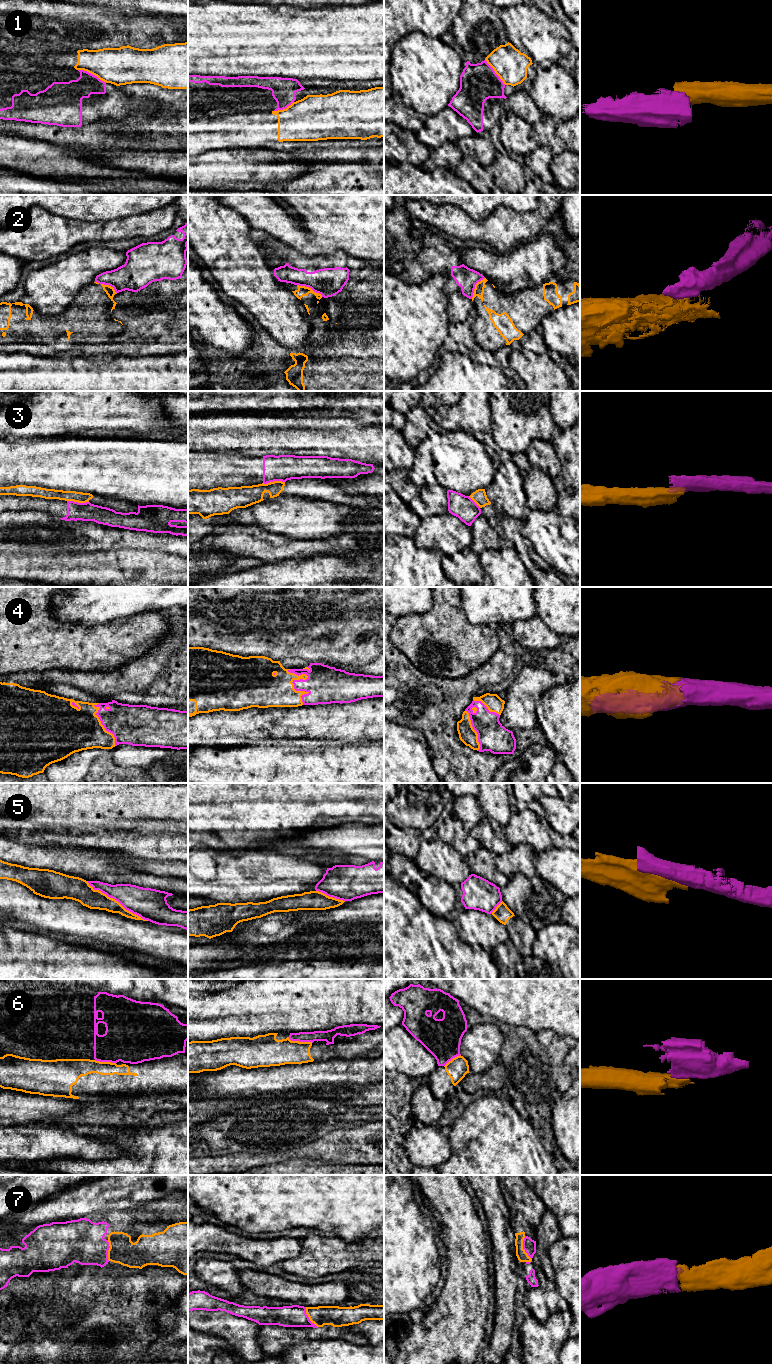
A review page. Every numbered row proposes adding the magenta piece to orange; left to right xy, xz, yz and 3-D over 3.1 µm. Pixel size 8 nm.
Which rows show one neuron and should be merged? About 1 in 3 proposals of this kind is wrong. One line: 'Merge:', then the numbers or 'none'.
Merge: 4, 7

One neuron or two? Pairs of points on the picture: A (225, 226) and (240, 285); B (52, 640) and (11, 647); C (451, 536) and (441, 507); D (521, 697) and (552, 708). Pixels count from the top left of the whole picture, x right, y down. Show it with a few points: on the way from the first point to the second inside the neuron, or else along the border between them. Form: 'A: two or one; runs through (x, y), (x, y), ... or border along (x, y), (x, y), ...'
A: one; runs through (225, 241), (240, 270)
B: one; runs through (42, 641), (21, 641)
C: two; border along (448, 511), (443, 514), (431, 514), (428, 516)
D: two; border along (553, 686), (546, 690), (536, 703)

